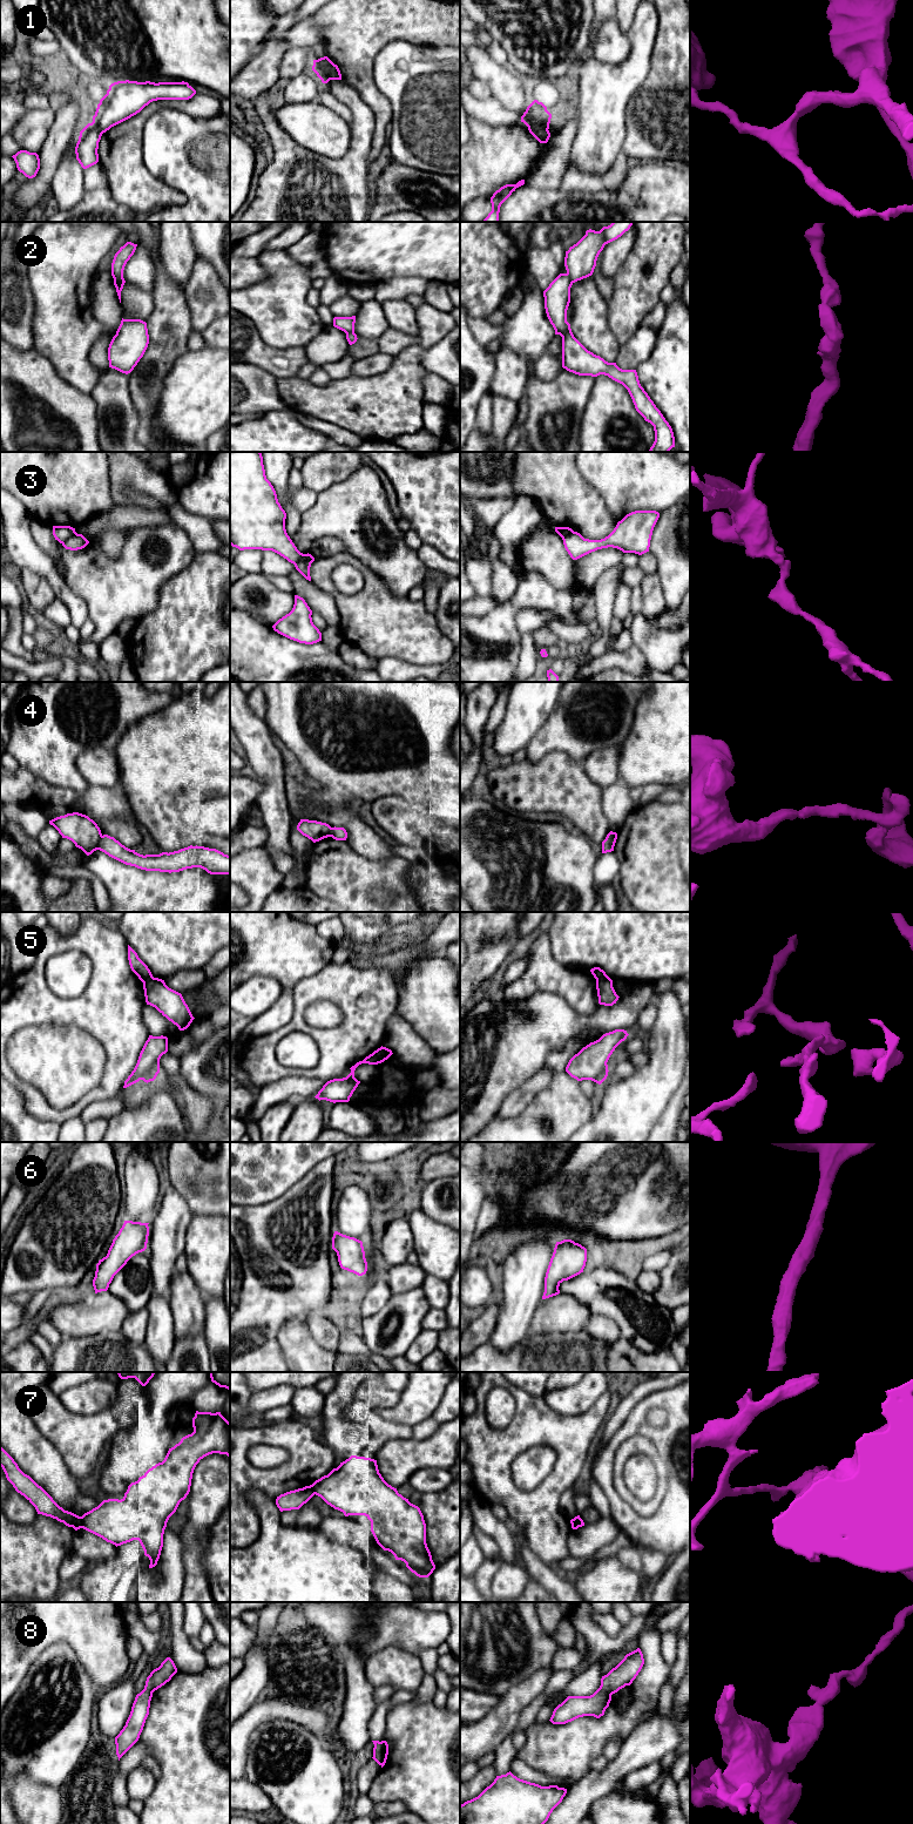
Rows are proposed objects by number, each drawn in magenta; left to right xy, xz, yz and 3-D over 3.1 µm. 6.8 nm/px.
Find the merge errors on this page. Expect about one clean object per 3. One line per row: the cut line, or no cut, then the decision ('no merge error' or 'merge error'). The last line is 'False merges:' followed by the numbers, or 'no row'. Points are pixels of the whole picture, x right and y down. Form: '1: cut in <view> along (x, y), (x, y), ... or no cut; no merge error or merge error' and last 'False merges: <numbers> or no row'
1: cut in yz along (528, 126), (547, 130); merge error
2: cut in xy along (112, 272), (123, 279); merge error
3: cut in xy along (75, 532), (62, 544); merge error
4: cut in xy along (102, 836), (96, 849); merge error
5: cut in xz along (380, 1048), (377, 1062); merge error
6: no cut; no merge error
7: cut in xy along (81, 1517), (82, 1527); merge error
8: cut in yz along (600, 1687), (610, 1695); merge error
False merges: 1, 2, 3, 4, 5, 7, 8

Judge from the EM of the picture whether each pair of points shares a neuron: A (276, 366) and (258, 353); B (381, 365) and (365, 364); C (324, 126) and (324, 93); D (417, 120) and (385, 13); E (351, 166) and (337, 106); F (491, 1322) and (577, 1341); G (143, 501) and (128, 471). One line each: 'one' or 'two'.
A: one
B: one
C: two
D: two
E: two
F: two
G: two

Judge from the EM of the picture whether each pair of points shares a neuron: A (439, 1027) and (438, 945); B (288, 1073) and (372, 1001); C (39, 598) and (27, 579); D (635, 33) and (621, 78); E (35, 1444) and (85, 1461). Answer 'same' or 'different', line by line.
A: different
B: same
C: same
D: same
E: different

